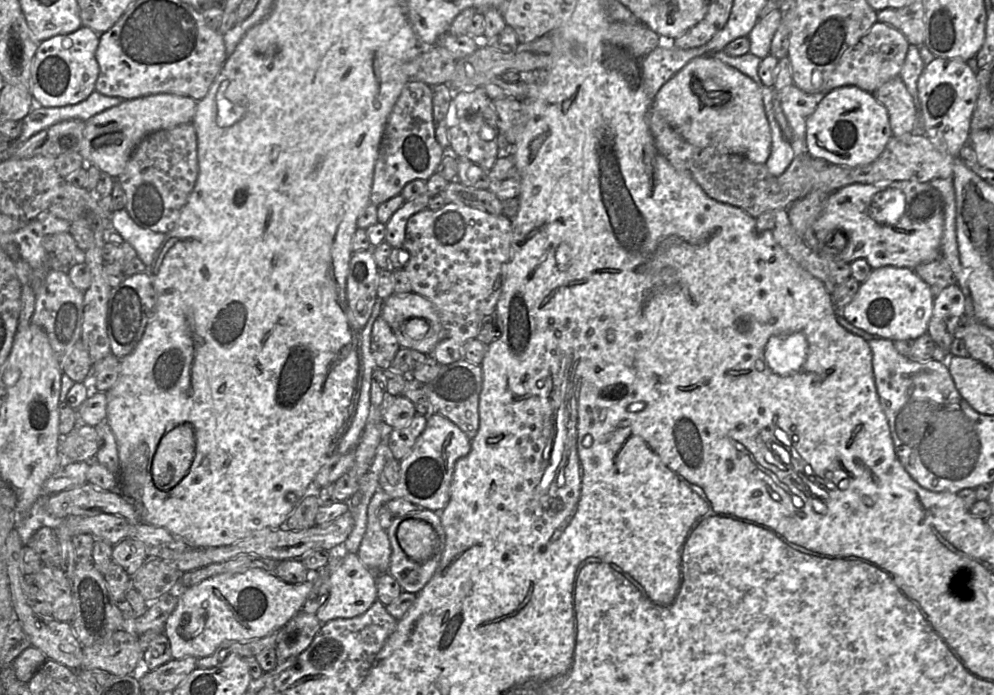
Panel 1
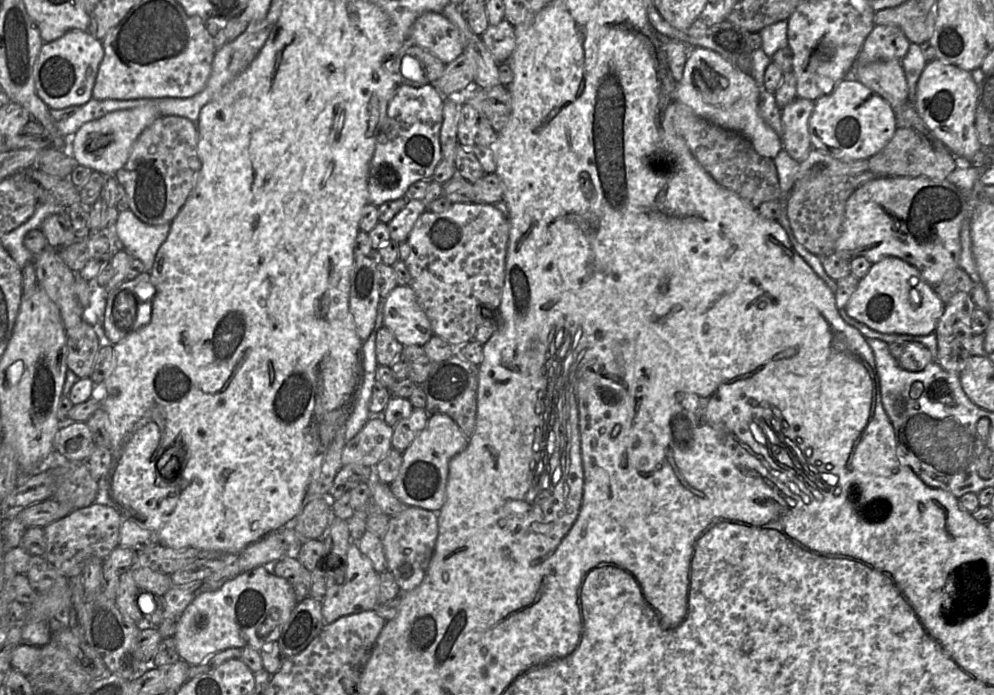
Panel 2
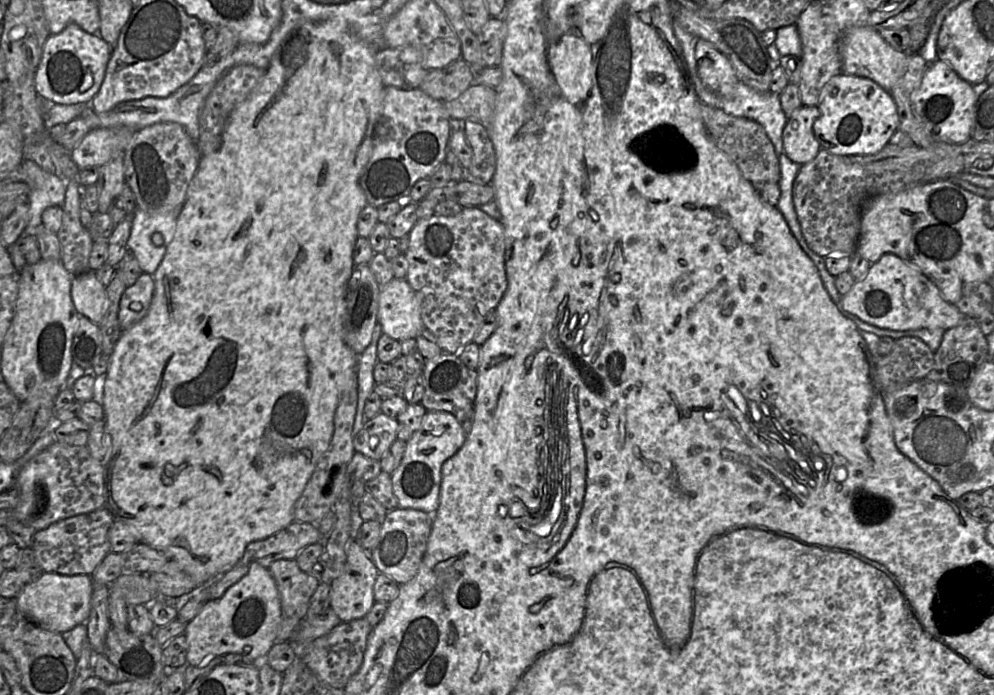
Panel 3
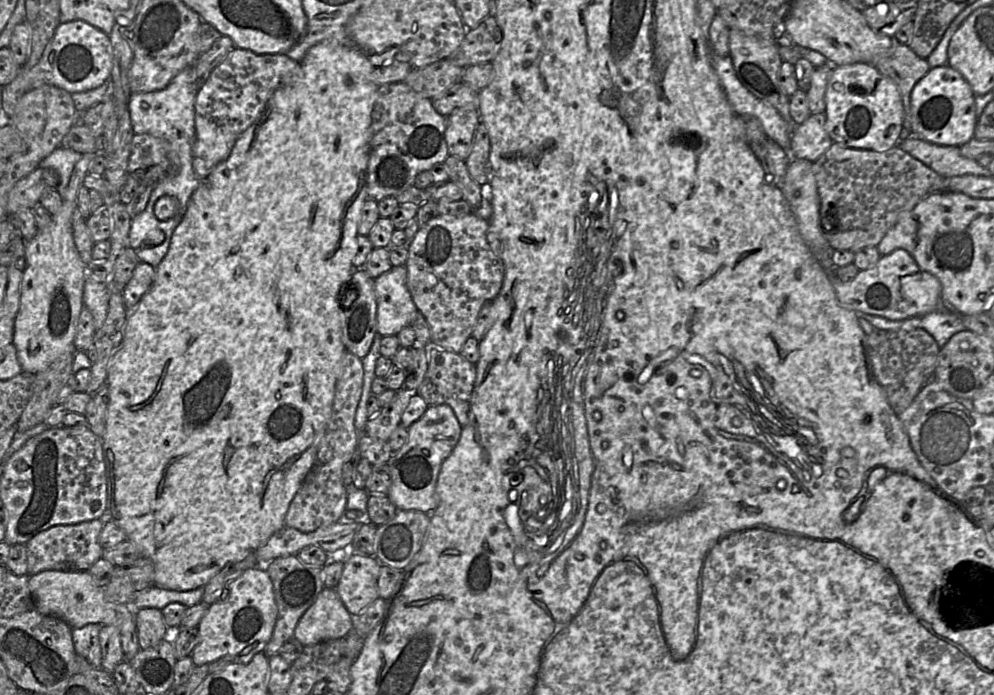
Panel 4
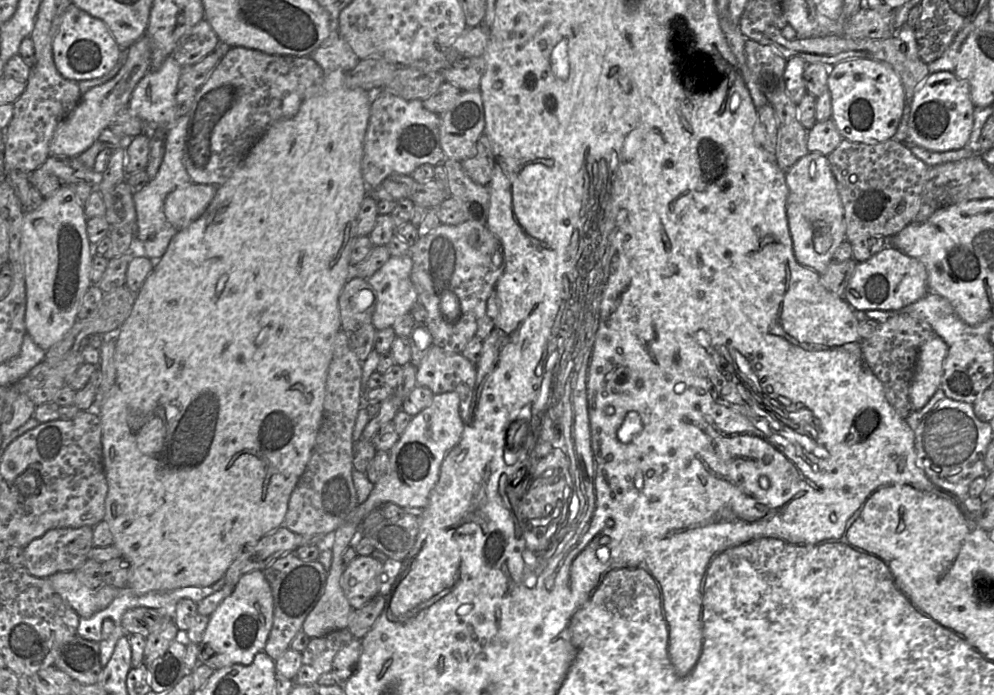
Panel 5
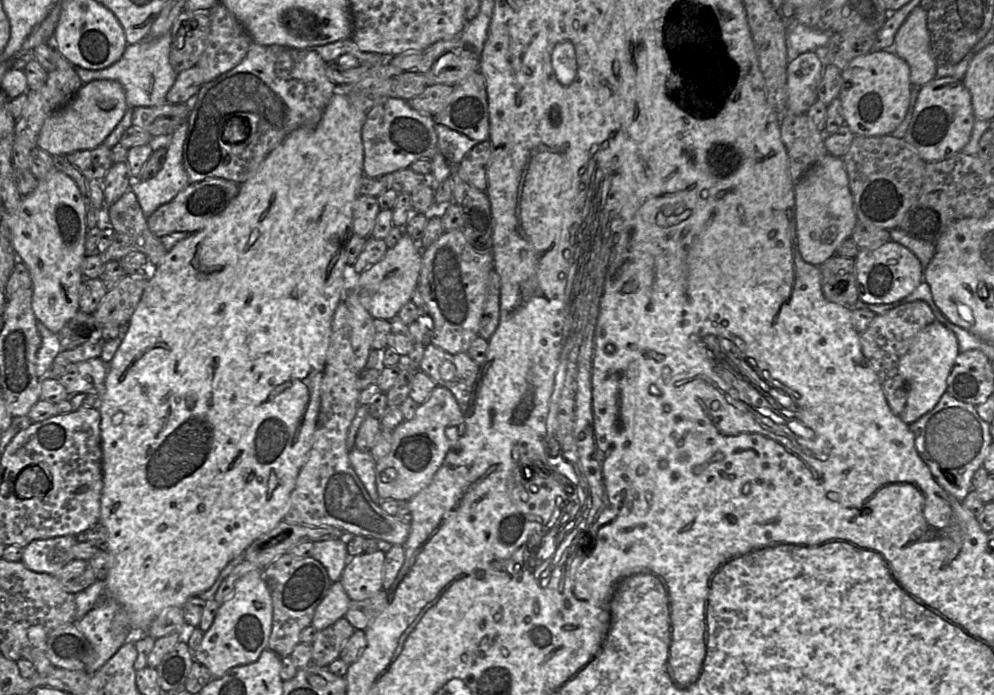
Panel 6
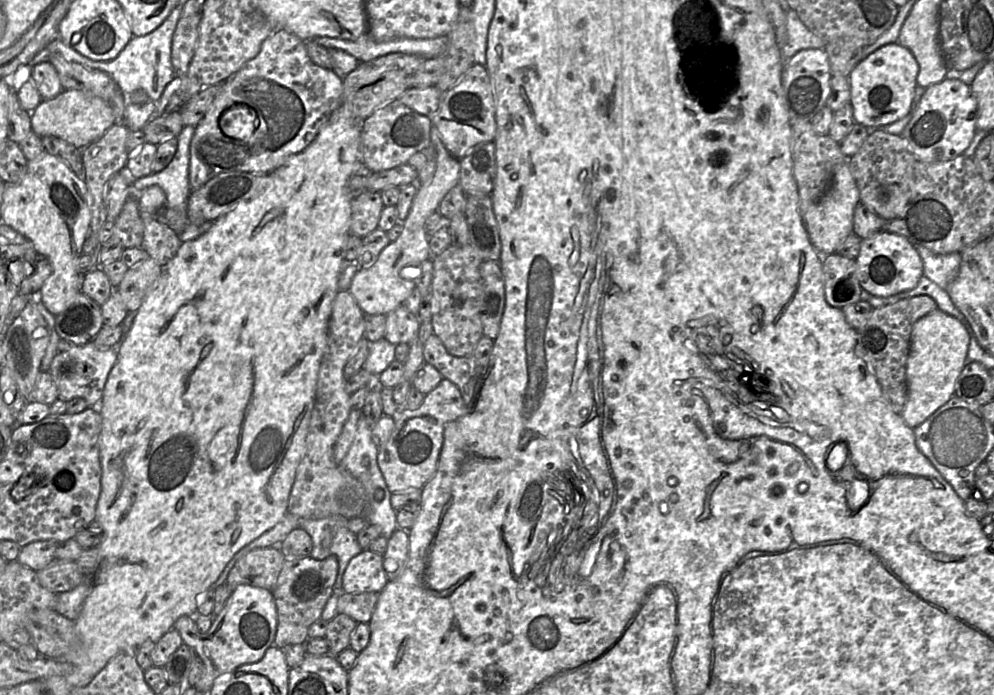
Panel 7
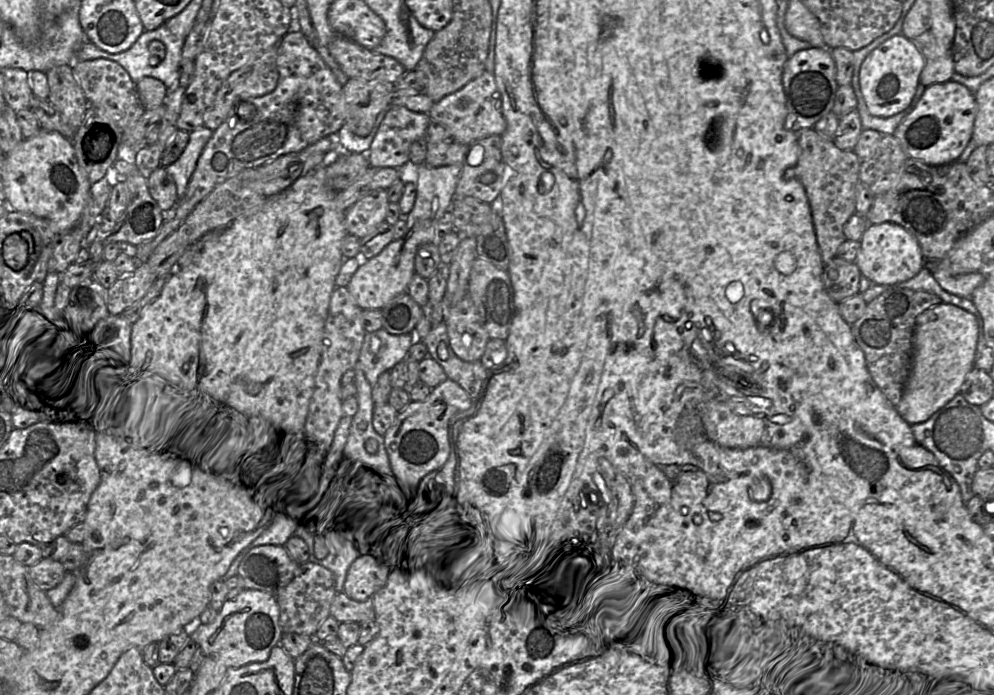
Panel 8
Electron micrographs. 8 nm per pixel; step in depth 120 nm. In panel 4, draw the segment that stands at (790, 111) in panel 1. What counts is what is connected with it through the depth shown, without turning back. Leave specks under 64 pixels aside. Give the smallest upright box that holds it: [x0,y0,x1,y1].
[790,114,833,162]

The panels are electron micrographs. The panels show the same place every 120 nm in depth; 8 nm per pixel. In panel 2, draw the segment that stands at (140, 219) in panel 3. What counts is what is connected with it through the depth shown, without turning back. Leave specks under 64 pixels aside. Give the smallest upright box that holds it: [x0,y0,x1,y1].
[116,209,171,272]

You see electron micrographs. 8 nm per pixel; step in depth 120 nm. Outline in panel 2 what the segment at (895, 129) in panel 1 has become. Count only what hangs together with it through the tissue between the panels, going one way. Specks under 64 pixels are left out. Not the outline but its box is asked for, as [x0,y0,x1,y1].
[848,61,908,116]

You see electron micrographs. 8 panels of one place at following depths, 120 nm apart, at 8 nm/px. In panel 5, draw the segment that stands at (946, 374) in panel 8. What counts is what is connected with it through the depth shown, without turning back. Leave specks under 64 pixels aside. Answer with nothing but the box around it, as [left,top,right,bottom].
[910,335,949,411]

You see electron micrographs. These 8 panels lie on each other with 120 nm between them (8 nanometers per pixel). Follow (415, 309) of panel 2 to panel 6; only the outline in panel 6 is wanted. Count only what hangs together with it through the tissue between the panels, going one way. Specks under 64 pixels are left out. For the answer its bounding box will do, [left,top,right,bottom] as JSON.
[353,232,422,320]

